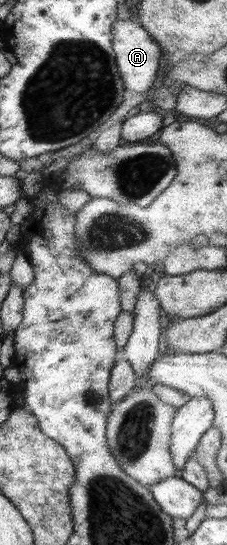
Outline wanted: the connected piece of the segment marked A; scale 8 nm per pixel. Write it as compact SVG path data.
M117 18L112 27L112 46L123 87L130 90L132 94L150 92L154 81L158 79L158 66L162 51L148 31L134 20Z

